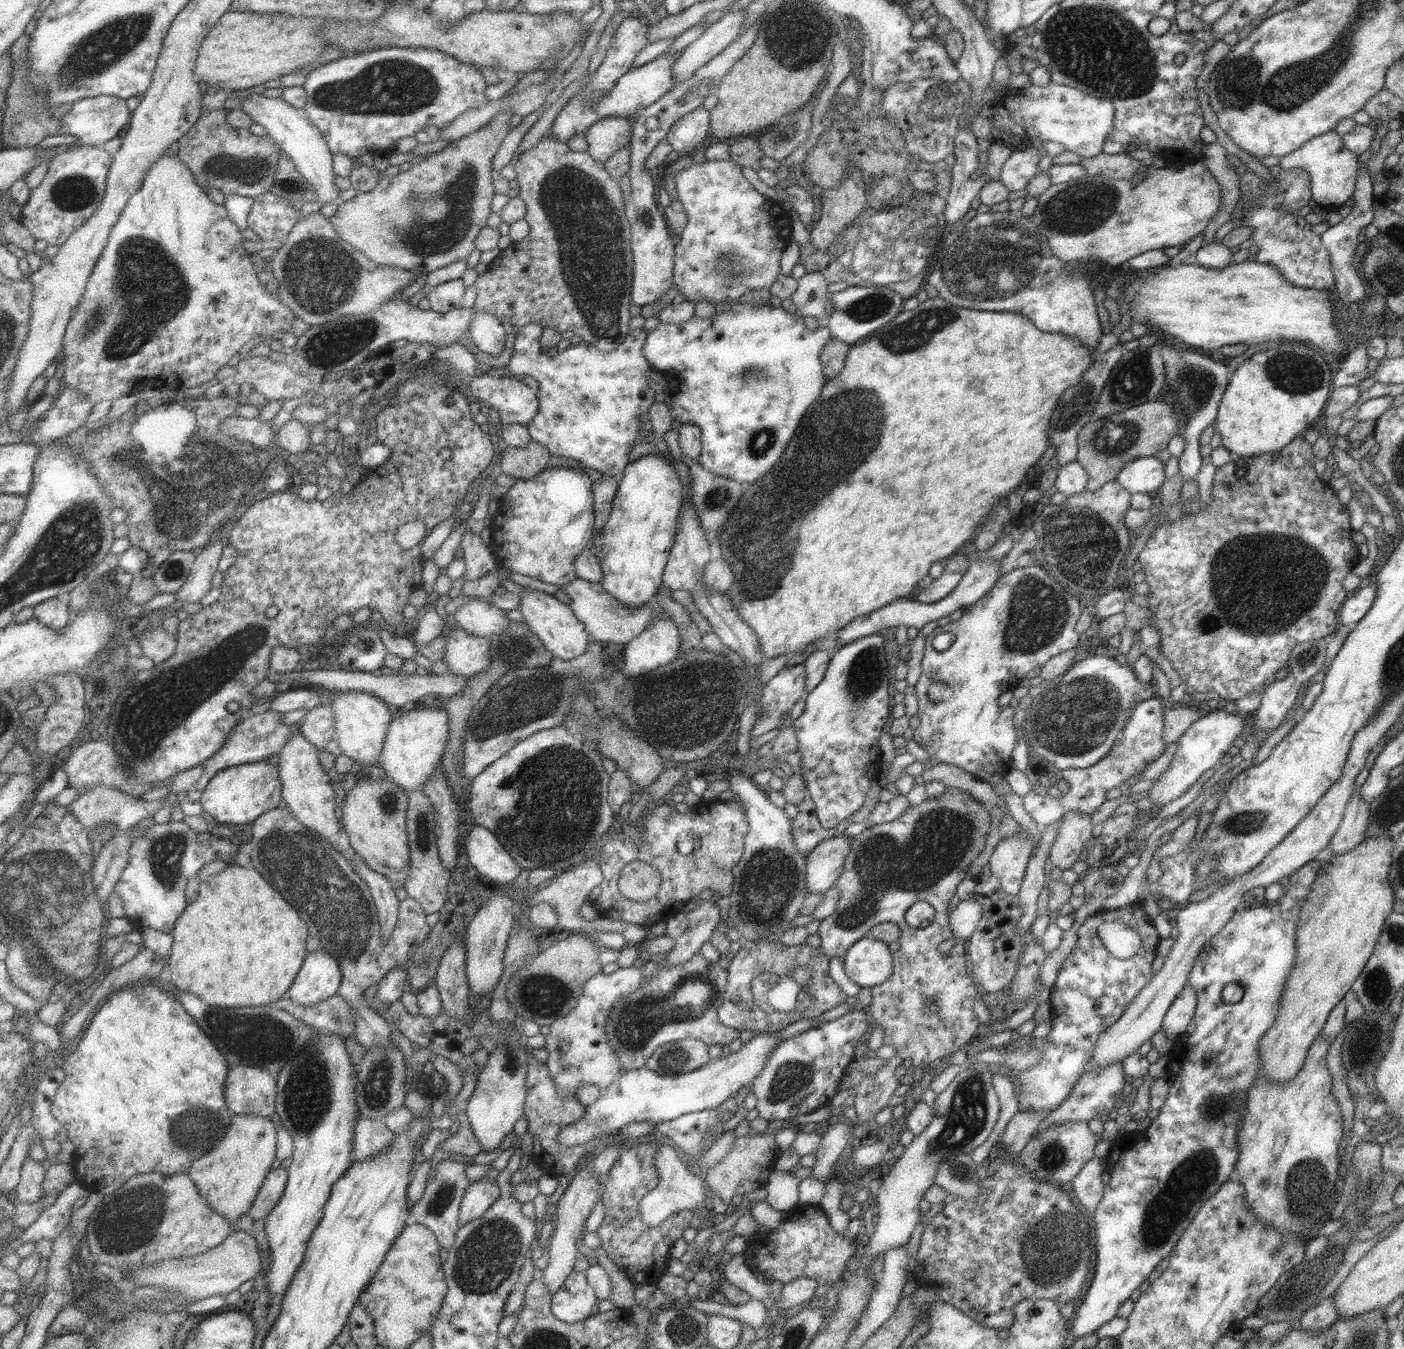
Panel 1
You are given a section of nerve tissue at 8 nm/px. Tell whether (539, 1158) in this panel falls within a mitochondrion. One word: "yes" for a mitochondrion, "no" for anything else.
no

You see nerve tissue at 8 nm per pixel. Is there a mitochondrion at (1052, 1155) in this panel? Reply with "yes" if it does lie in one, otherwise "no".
yes

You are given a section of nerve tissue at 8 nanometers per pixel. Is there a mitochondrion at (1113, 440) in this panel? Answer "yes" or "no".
yes

